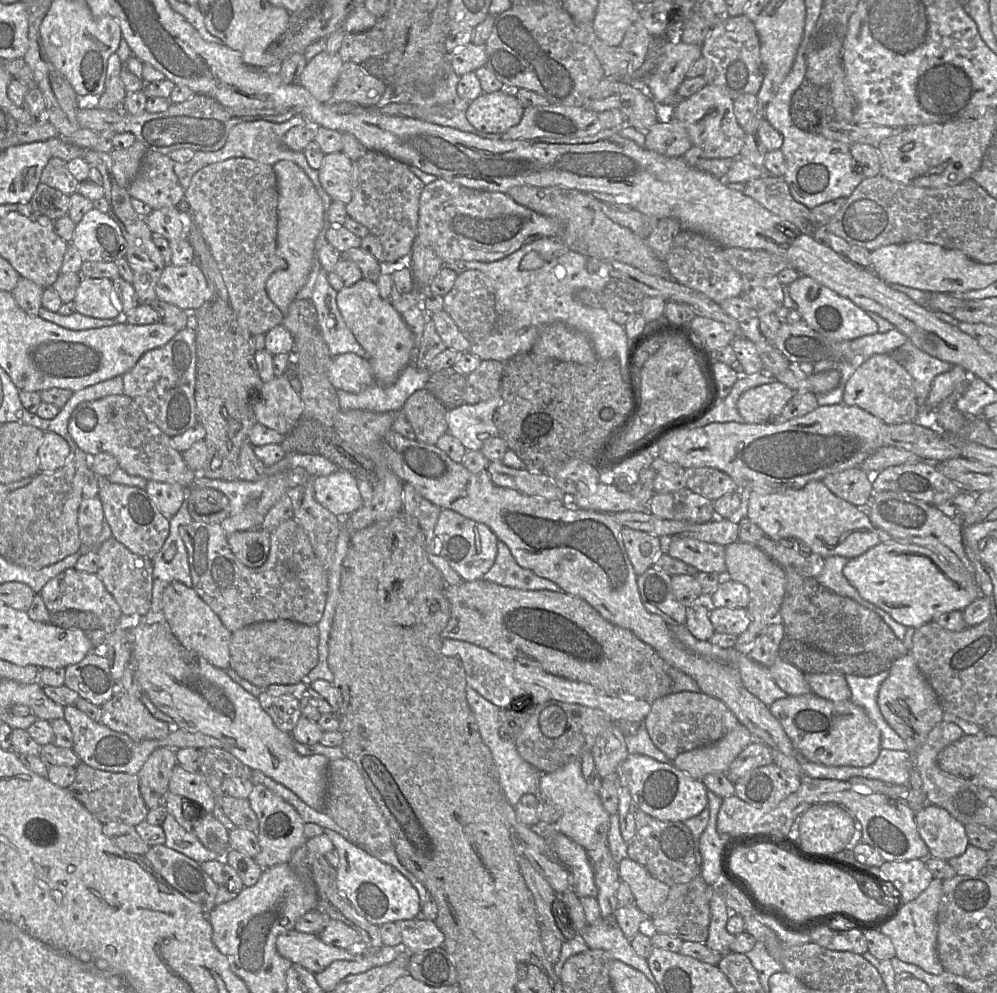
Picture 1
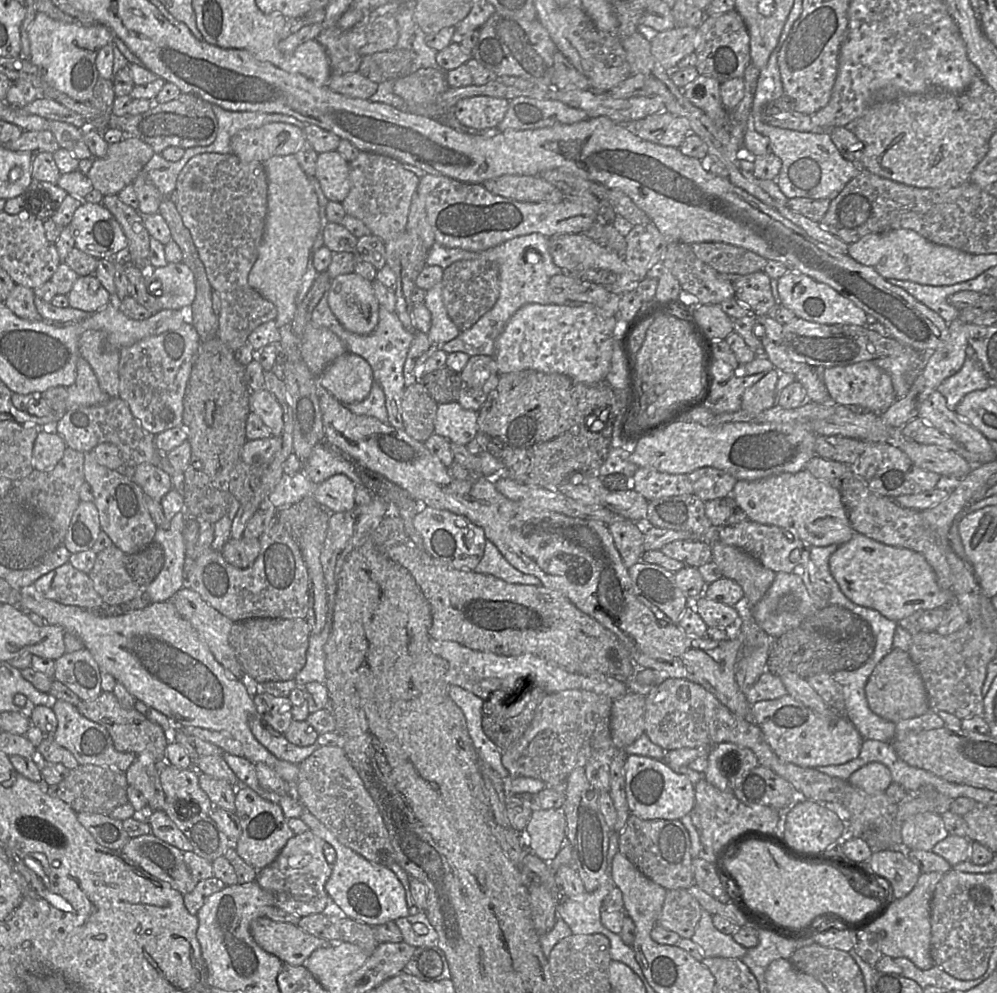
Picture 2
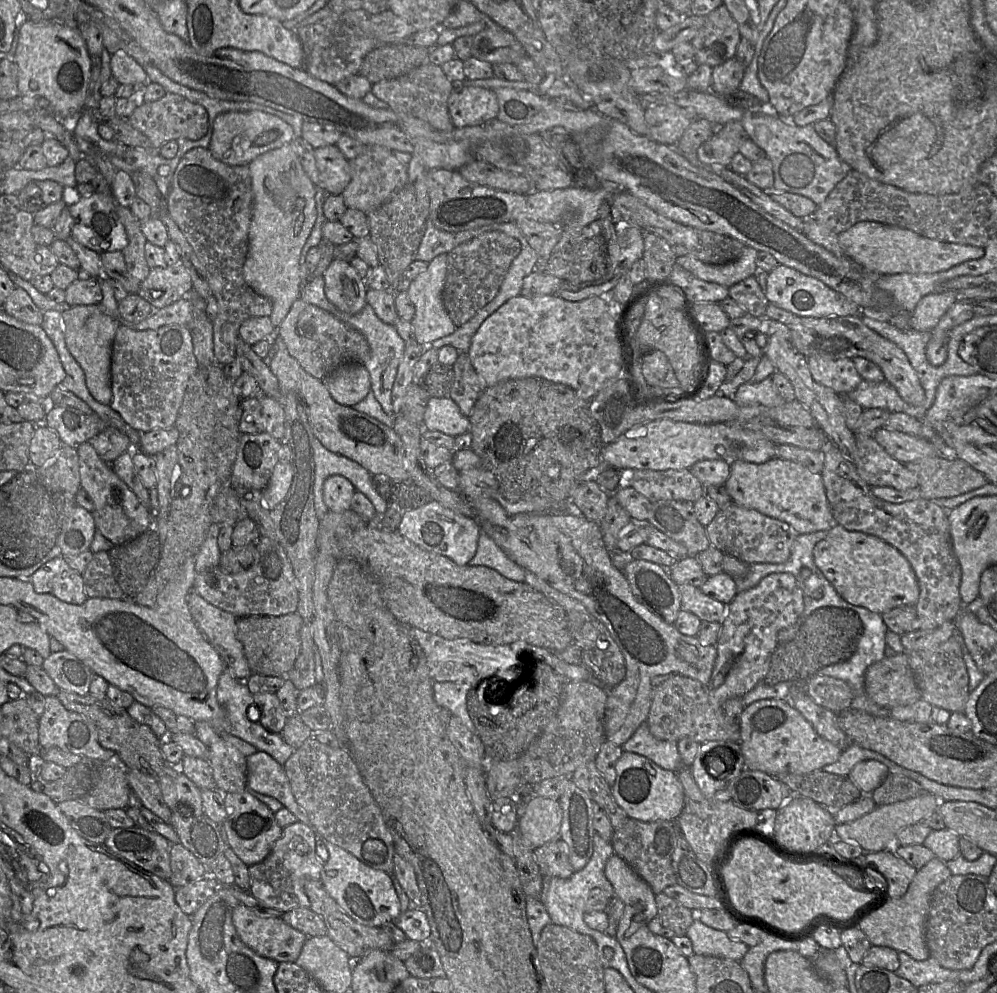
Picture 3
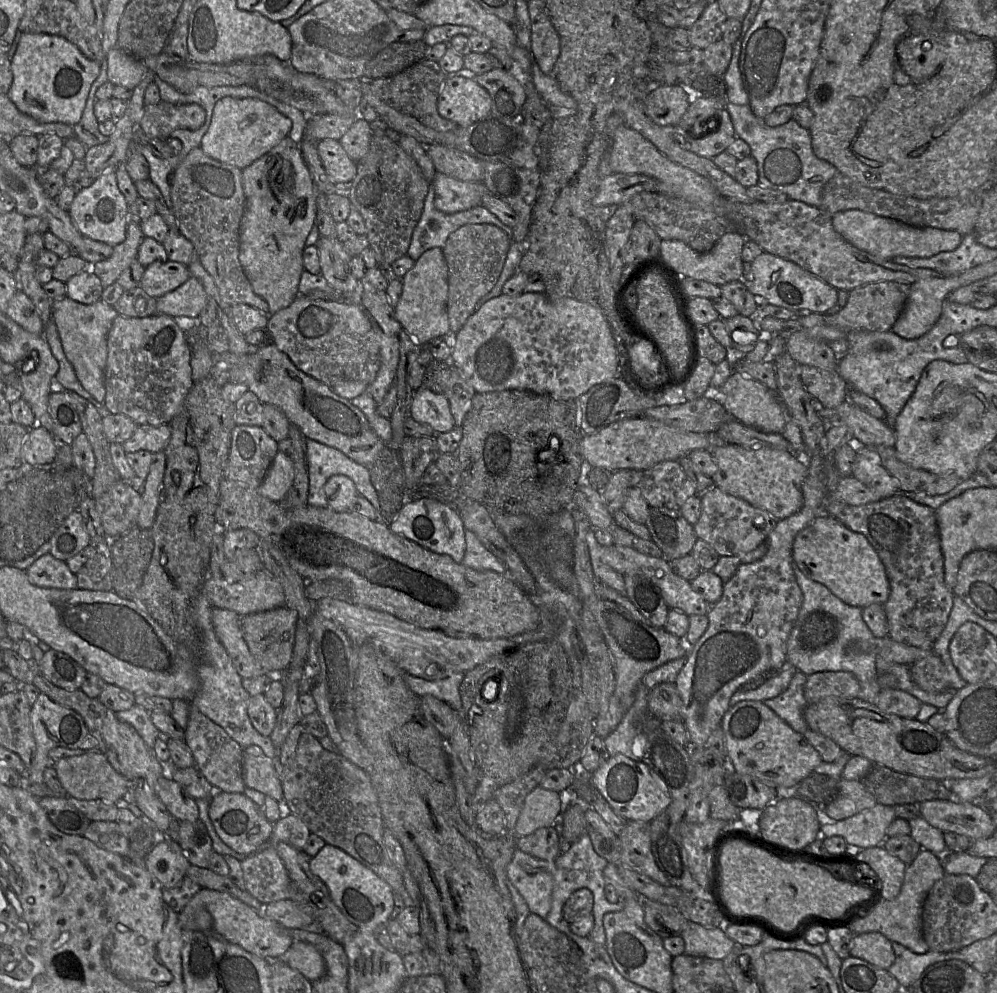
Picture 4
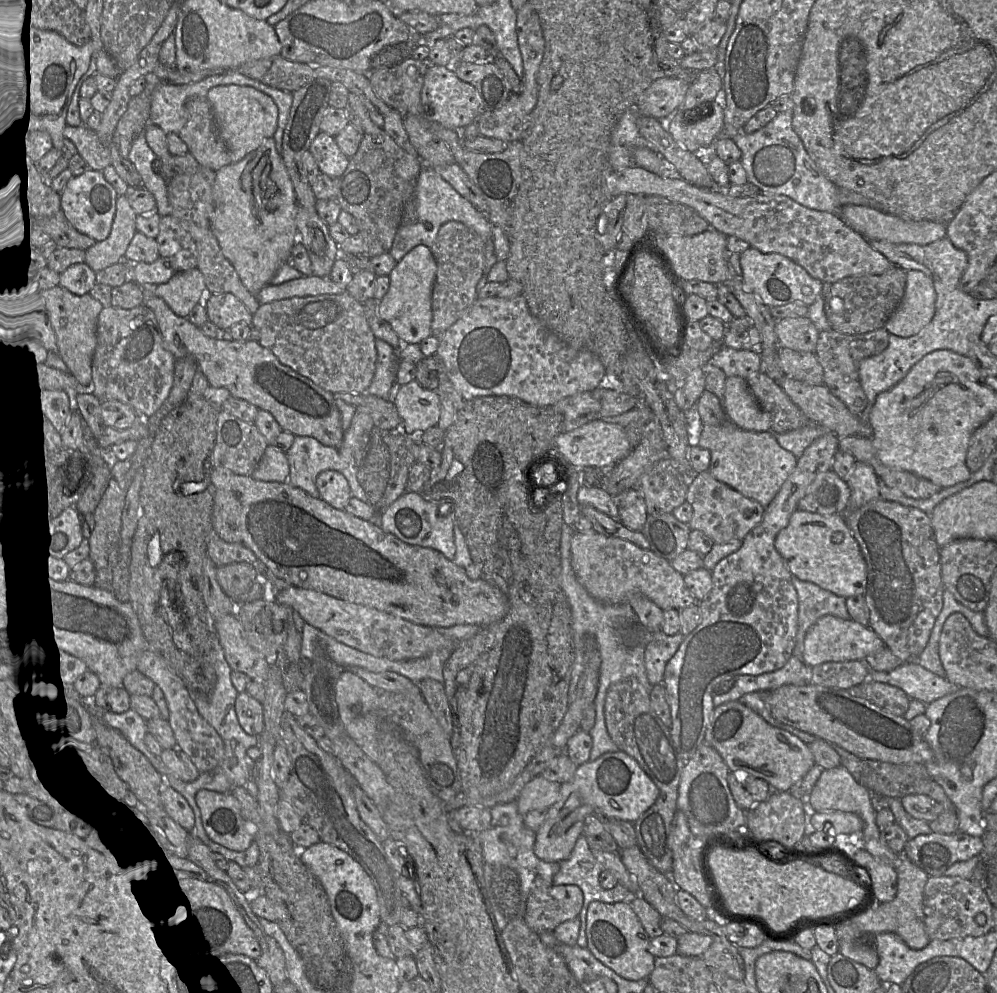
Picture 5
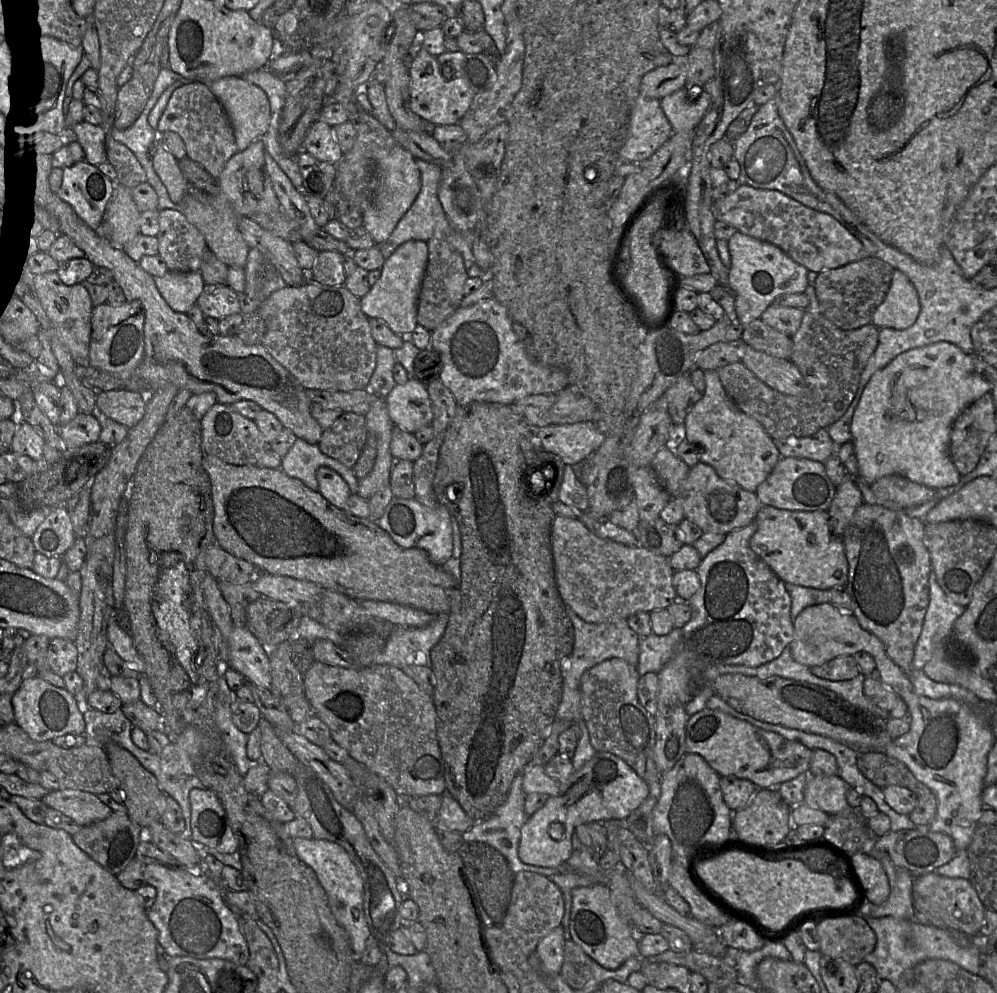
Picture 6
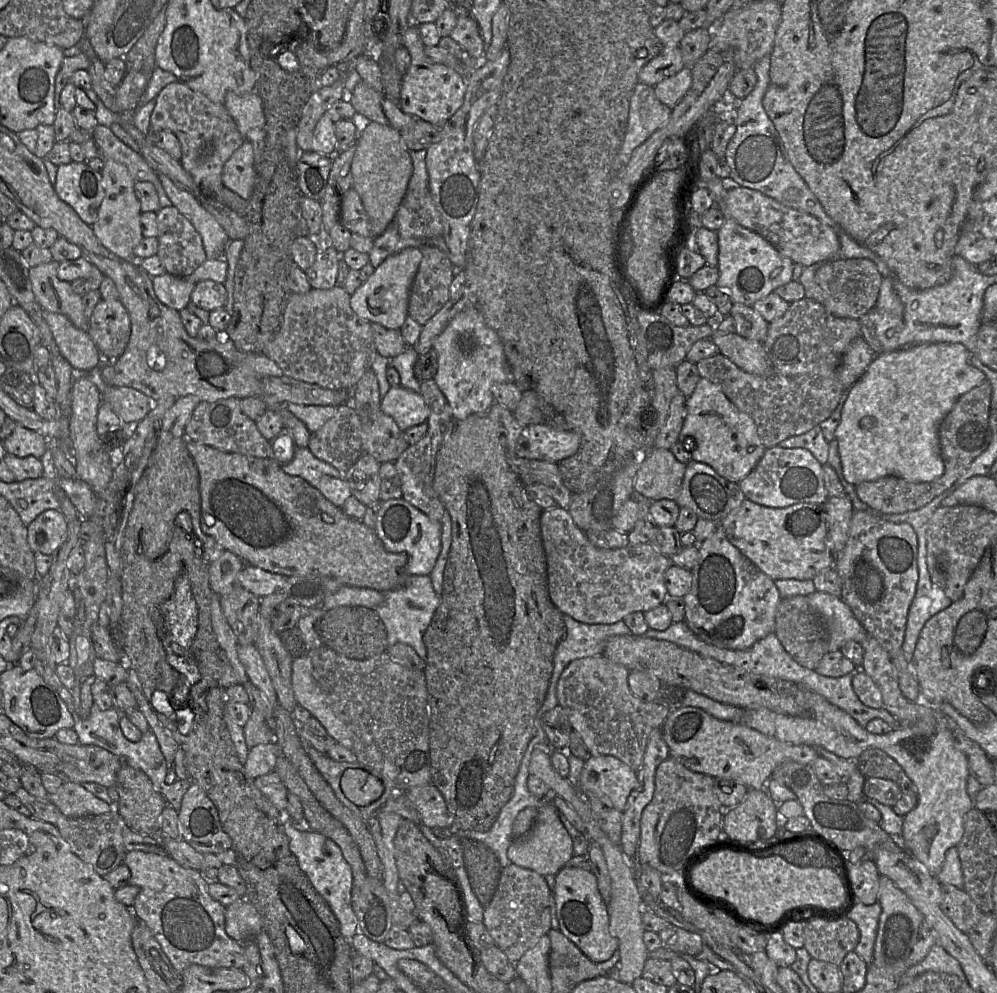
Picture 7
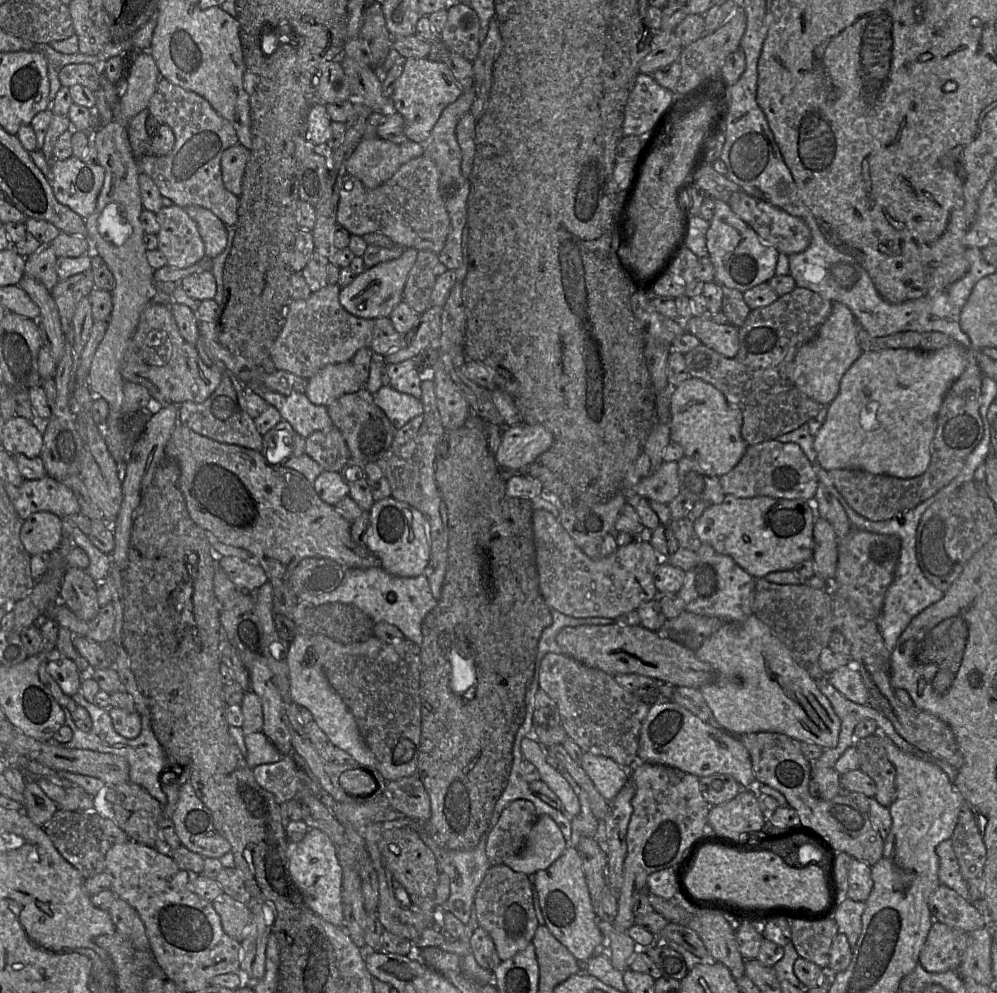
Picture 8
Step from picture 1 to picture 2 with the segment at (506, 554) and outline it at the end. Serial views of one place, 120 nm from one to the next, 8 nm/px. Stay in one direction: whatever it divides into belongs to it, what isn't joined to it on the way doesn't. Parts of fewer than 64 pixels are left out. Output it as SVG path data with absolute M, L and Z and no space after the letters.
M486 540L483 557L476 566L475 572L499 578L509 584L541 586L541 581L533 575L524 574L513 567L498 548Z

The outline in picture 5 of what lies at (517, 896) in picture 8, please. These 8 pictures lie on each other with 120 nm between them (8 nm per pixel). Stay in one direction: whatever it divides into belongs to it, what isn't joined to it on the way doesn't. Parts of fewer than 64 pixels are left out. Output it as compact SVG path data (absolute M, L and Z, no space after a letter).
M576 885L535 886L527 897L523 919L540 935L579 918L583 904L583 891Z

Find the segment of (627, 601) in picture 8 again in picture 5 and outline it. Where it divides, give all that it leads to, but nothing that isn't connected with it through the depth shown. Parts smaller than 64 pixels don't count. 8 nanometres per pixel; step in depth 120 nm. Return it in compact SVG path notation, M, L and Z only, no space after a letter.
M595 530L575 531L571 539L571 565L588 594L602 603L625 602L635 593L645 595L662 610L682 610L698 603L685 585L683 575L668 560L650 549L640 548L627 540L606 536Z

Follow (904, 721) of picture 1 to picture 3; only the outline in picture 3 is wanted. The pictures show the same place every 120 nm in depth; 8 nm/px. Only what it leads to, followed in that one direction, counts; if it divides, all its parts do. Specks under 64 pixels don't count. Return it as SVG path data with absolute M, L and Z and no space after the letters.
M907 653L884 657L870 665L865 672L864 690L869 700L888 709L921 698Z

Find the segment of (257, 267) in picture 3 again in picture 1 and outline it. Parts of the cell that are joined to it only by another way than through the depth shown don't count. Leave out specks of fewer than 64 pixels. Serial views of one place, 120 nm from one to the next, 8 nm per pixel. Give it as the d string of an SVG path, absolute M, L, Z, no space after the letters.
M280 160L273 166L278 185L278 224L277 224L277 250L286 261L287 268L274 272L266 281L266 292L271 301L286 315L288 307L295 300L297 293L305 285L314 261L315 240L323 226L323 204L312 181L304 170L289 160Z

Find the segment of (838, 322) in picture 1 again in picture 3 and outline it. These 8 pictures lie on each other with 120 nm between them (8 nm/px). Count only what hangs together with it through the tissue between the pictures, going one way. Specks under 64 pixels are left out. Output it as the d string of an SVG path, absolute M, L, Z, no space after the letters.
M782 264L768 272L764 294L769 303L799 317L863 316L859 306L842 294L834 291L820 280Z

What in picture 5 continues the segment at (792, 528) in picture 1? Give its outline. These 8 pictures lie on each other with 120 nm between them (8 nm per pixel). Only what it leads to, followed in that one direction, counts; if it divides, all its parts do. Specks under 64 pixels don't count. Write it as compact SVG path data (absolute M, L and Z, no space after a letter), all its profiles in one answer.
M732 422L722 426L703 425L698 443L698 446L710 452L708 471L716 480L765 508L775 498L798 460L793 453L778 444L772 431L747 431Z

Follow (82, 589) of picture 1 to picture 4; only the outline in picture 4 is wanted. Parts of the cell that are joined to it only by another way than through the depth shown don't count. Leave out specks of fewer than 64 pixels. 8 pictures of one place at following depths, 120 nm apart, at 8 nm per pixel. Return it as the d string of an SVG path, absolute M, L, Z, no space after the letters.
M44 554L27 570L30 582L41 588L61 590L77 589L76 574L72 573L66 562Z

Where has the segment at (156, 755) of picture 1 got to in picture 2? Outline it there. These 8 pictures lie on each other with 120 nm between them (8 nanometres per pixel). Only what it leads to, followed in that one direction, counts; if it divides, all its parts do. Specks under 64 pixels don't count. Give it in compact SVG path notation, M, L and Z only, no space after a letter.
M143 751L124 772L128 785L139 790L146 798L147 806L154 811L163 810L166 802L159 778L162 766L163 764L158 763L149 751Z

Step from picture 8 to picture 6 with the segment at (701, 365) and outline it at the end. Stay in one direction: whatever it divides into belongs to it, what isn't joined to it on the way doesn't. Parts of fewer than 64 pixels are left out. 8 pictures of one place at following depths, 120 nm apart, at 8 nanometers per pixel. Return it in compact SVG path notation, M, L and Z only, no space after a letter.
M804 311L801 325L791 336L791 340L792 352L789 360L799 369L805 381L805 389L800 395L785 395L772 389L741 362L731 363L716 370L726 394L743 413L758 421L773 440L811 436L845 414L857 393L861 373L877 348L879 329L873 324L868 324L854 330L842 330L822 313Z

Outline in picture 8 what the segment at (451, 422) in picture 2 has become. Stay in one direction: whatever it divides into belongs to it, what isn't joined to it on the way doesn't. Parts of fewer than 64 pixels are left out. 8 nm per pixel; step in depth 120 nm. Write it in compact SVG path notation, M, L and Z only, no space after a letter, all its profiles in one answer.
M382 386L372 395L375 404L386 414L396 429L400 429L424 412L421 399L396 391L391 386Z

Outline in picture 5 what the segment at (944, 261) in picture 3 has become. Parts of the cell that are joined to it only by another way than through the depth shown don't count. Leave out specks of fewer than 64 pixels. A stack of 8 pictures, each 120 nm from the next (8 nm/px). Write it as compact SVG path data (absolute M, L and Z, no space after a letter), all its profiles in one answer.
M843 205L840 209L840 218L847 226L865 237L868 241L926 245L946 238L947 223L910 221L867 206Z

